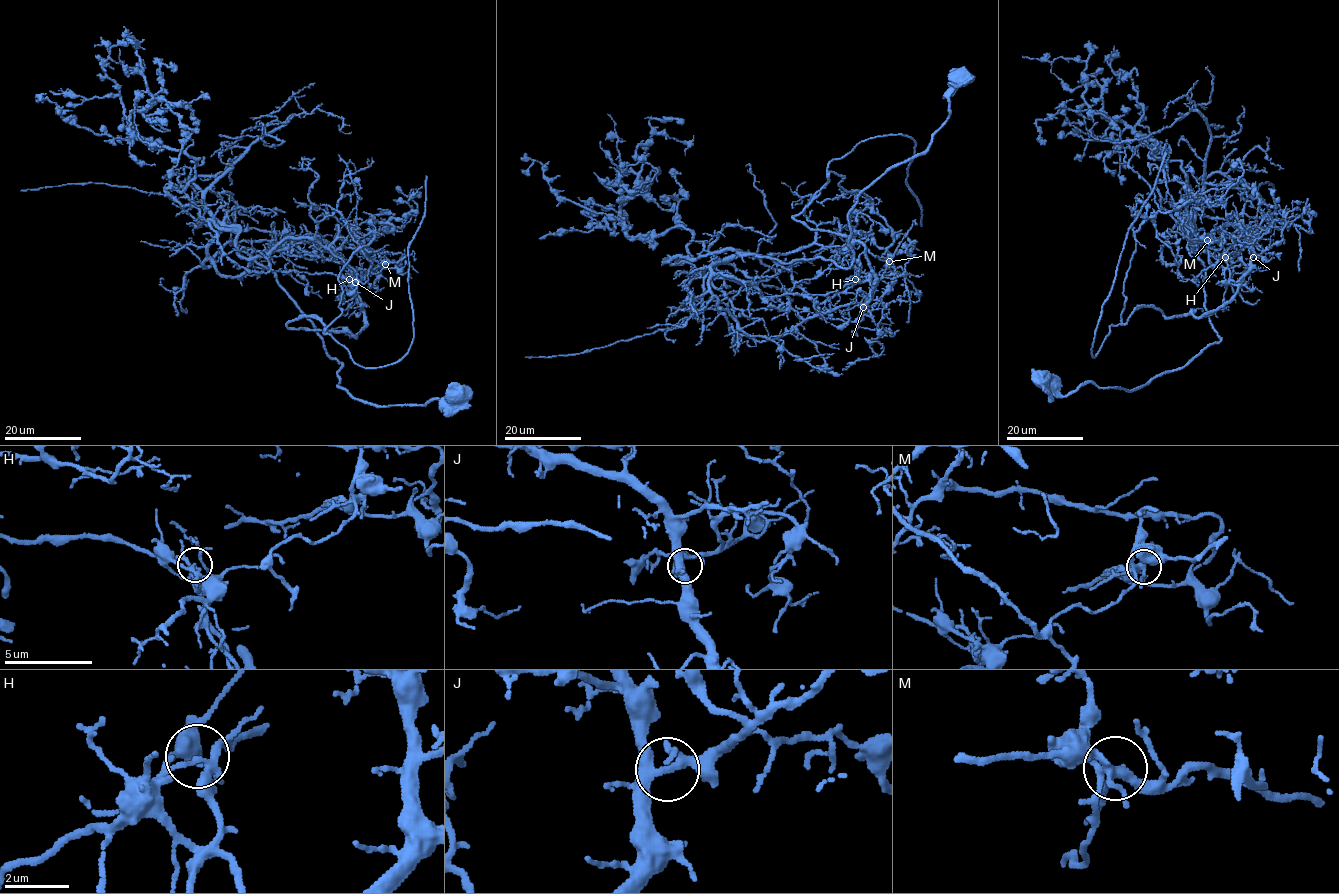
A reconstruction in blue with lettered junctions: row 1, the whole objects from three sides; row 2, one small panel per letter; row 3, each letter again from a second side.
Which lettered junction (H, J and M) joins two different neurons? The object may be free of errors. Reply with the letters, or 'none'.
H

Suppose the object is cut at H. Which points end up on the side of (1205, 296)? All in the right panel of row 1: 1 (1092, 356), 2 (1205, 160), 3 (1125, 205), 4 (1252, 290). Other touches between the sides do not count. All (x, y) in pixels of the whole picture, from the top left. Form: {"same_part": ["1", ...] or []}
{"same_part": ["2"]}

